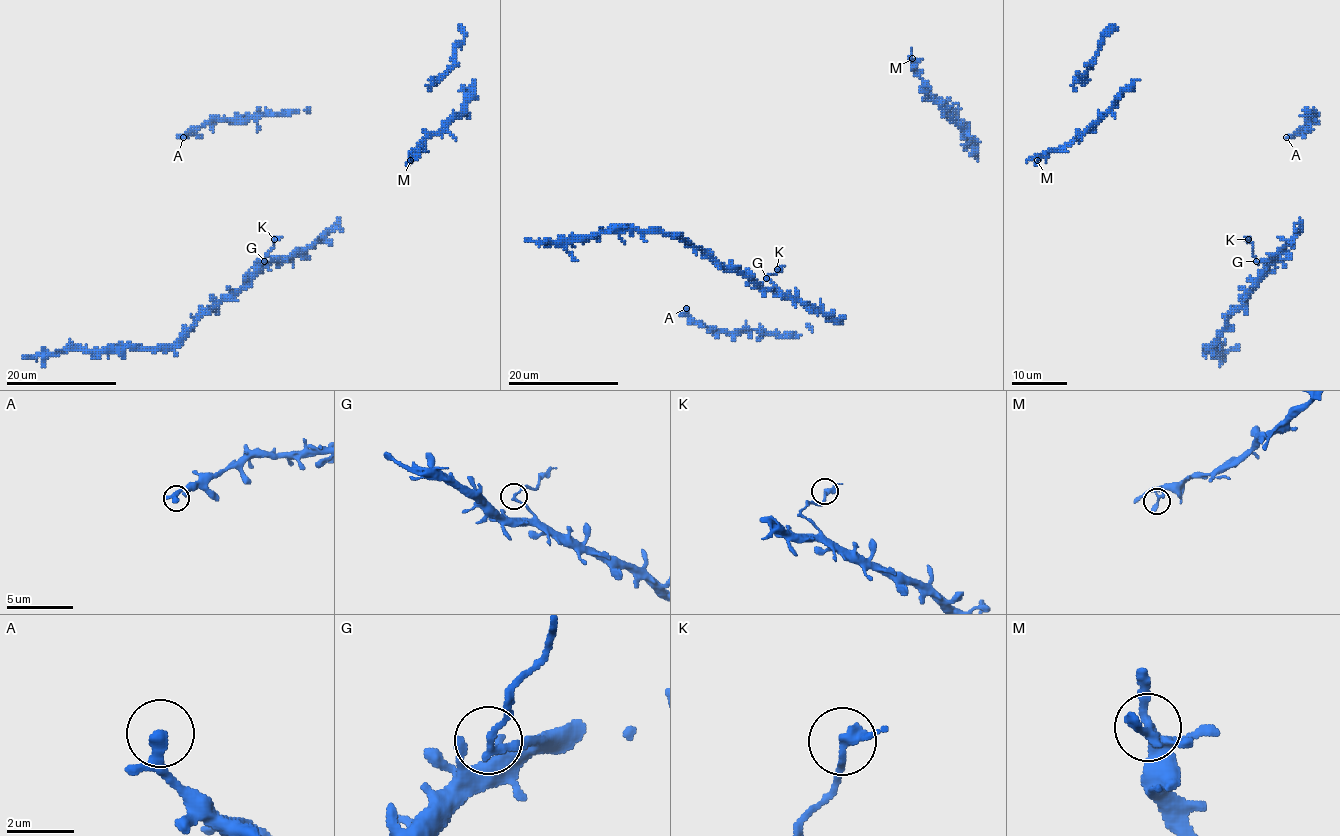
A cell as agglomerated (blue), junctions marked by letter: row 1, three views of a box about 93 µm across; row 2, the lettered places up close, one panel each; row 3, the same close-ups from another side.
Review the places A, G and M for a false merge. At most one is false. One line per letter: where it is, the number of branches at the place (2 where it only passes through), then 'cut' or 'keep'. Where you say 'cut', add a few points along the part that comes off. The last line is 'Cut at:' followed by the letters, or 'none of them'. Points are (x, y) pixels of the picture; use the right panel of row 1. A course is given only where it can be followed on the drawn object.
A: (1286, 137) | 2 | keep
G: (1256, 261) | 2 | cut | (1256, 261), (1252, 243), (1245, 236)
M: (1037, 160) | 2 | keep
Cut at: G

